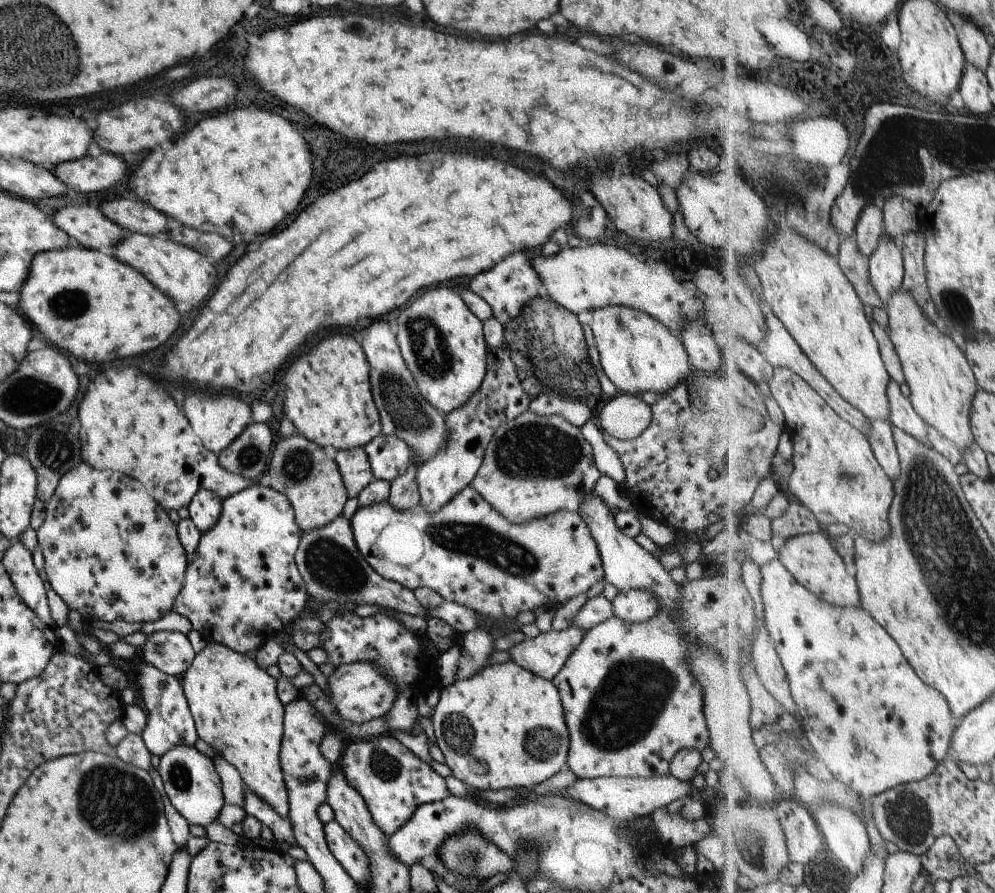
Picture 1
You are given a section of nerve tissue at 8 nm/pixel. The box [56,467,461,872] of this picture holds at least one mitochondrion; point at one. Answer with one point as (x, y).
(114, 802)

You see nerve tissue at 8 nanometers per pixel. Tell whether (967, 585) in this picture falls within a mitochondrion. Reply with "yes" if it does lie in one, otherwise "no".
yes

